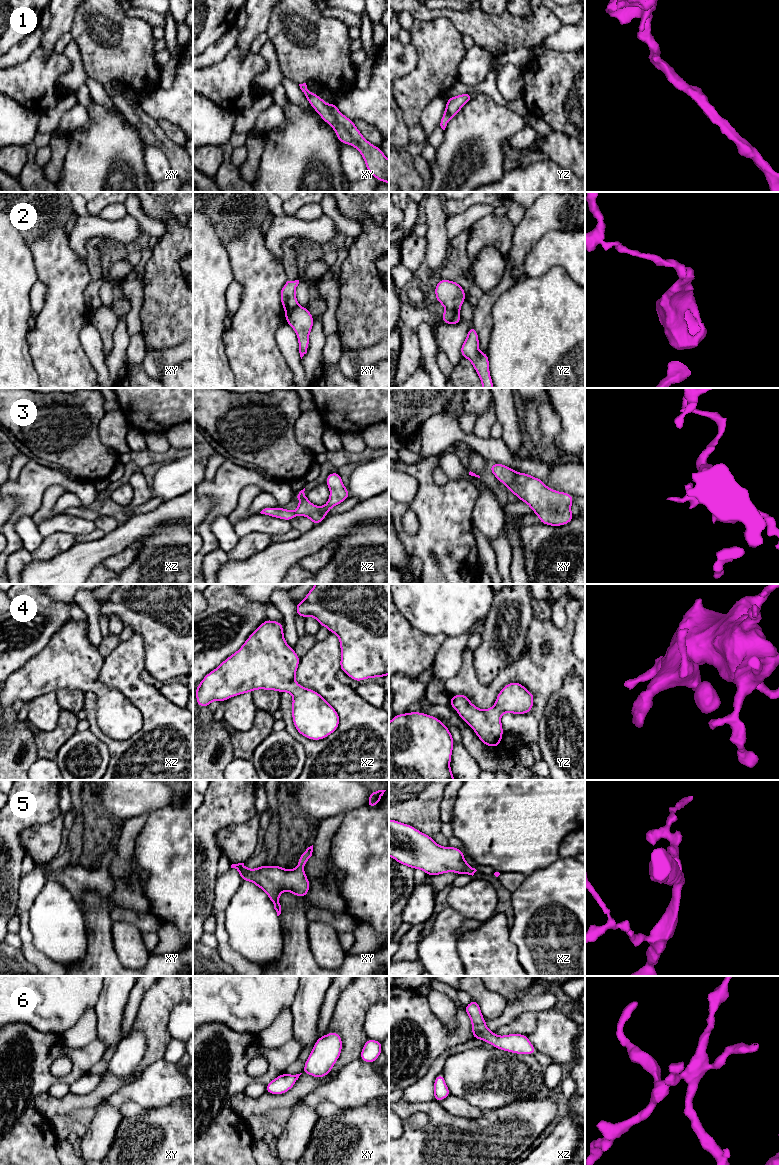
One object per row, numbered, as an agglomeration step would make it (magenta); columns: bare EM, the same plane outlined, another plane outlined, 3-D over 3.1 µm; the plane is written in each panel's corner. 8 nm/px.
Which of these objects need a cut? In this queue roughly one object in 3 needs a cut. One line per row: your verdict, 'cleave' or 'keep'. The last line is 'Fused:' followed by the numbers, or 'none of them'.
1: keep
2: cleave
3: keep
4: keep
5: keep
6: keep
Fused: 2

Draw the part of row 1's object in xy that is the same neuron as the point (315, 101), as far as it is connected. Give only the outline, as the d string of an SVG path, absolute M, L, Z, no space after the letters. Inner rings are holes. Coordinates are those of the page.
M306 83L299 86L309 104L327 124L332 126L339 142L355 147L362 155L368 173L378 181L389 184L389 160L380 147L367 141L355 126L354 121L343 115L335 103L326 104L322 97L308 90Z

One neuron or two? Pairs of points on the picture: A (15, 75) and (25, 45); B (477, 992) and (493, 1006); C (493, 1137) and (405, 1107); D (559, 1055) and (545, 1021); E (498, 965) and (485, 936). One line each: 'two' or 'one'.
A: two
B: one
C: one
D: one
E: one

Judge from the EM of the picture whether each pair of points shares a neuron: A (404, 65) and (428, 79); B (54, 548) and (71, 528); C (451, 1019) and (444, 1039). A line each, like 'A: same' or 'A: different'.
A: different
B: different
C: different

